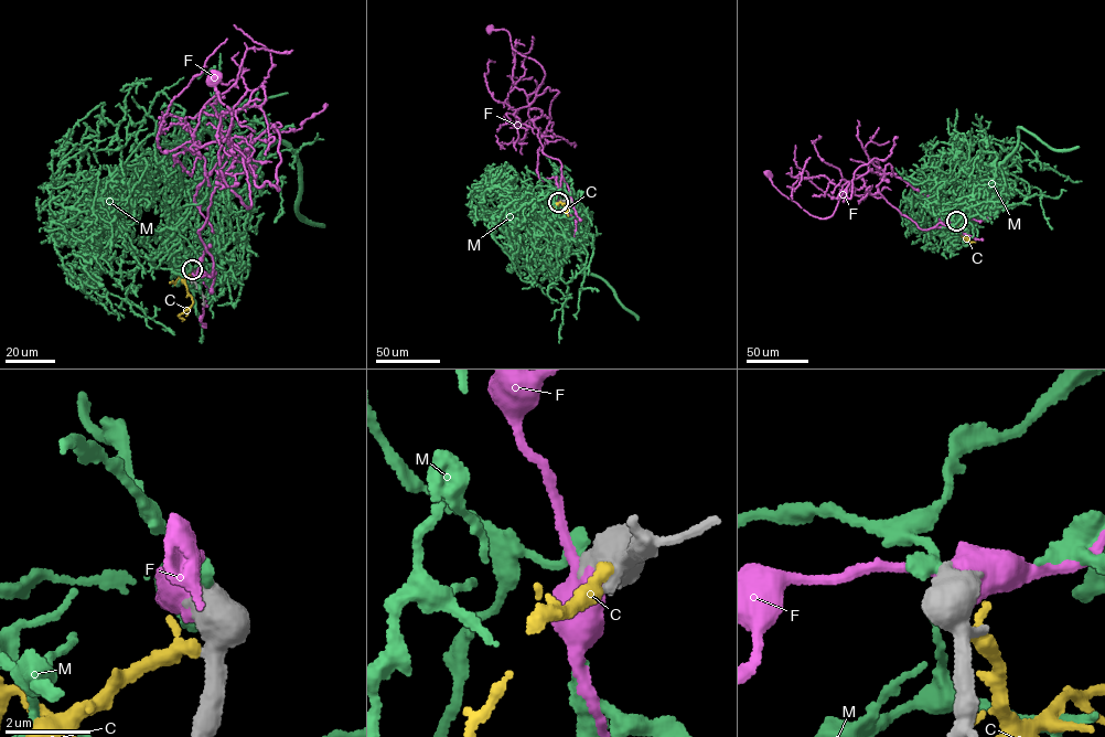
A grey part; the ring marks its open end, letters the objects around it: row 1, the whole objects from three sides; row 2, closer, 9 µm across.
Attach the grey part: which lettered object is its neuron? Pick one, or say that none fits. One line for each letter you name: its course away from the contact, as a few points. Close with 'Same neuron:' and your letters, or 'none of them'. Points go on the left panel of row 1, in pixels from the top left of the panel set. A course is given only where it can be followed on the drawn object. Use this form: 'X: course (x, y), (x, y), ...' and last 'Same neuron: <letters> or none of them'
Same neuron: none of them

